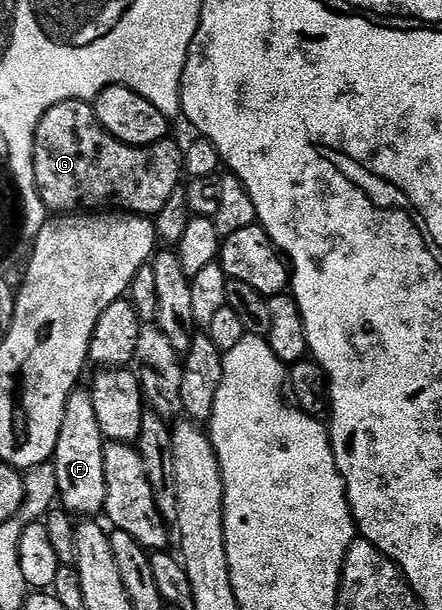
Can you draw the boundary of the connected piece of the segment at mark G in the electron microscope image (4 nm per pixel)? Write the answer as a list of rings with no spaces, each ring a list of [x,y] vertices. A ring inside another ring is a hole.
[[[79,98],[65,100],[61,104],[53,104],[45,116],[41,116],[41,124],[37,124],[35,133],[35,155],[33,164],[37,172],[37,188],[48,211],[59,216],[70,216],[80,212],[126,212],[154,216],[169,204],[169,196],[180,189],[180,176],[184,173],[184,155],[181,146],[164,140],[149,147],[130,146],[115,139],[102,127],[95,115],[91,102],[83,102]]]

